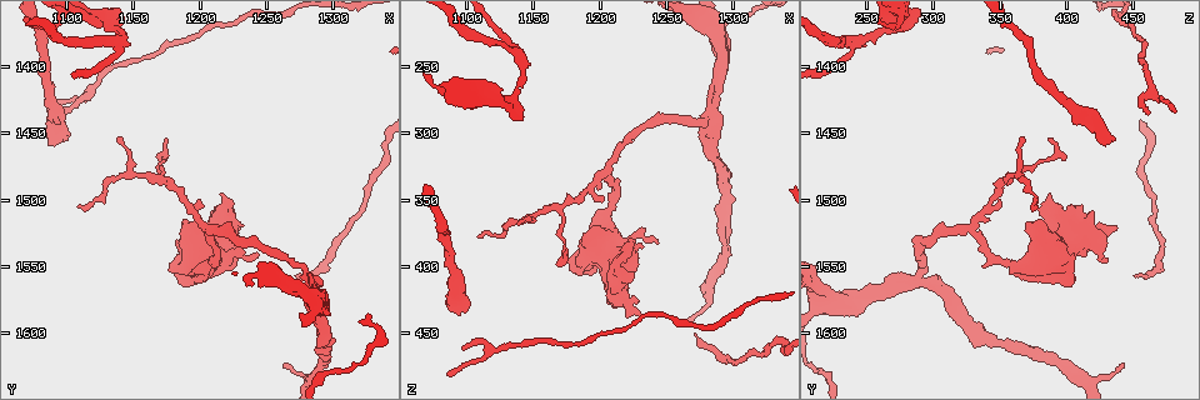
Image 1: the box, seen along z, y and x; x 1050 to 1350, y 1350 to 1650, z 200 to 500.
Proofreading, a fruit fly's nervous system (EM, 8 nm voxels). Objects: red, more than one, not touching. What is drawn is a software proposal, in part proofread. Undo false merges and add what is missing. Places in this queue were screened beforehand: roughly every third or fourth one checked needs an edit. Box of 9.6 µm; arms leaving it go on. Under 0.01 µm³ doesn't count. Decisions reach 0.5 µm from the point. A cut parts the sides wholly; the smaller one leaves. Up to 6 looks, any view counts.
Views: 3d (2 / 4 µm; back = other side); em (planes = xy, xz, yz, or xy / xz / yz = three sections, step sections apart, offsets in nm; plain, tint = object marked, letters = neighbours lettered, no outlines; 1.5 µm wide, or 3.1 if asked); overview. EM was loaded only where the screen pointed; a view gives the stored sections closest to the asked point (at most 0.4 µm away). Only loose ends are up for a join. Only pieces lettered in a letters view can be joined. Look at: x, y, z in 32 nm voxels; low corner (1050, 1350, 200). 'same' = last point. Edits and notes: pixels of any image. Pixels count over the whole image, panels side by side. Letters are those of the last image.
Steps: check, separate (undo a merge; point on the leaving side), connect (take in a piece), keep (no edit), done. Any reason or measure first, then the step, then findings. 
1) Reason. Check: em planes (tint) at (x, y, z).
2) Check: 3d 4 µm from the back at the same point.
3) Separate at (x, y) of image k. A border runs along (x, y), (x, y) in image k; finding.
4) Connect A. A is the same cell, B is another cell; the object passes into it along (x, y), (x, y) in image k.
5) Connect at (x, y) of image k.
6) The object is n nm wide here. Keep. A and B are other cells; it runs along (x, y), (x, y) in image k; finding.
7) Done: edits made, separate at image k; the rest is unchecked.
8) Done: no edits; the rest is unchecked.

A narrow waist. Check: em yz step 4 (letters) at (1282, 1560, 288).

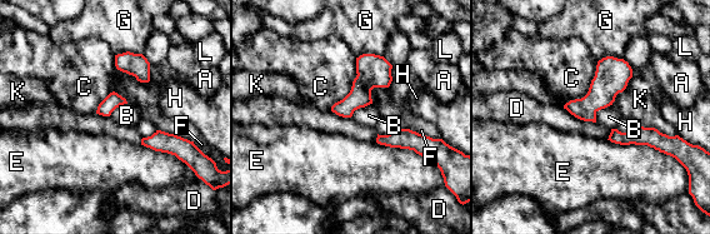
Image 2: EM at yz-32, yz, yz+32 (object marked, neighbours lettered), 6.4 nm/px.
Another direction. Check: em planes (letters) at the same point.

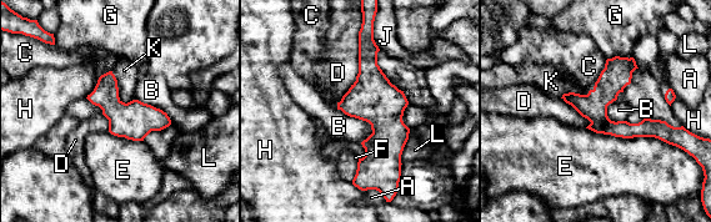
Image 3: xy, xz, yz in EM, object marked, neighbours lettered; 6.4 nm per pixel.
Keep. A, B, C, D, E, F, G, H, J, K and L are other cells; it runs along (366, 35), (380, 162), (360, 185) in image 3; continuous, no second neuron.

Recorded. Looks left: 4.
Branch point. Check: em planes (letters) at (1208, 1522, 330).

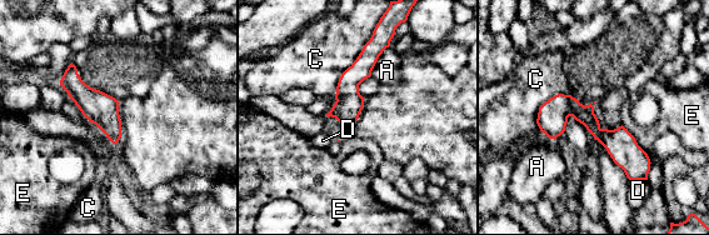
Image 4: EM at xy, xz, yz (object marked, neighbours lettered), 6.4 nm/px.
The object is 120 nm wide here. Keep. A, C, D and E are other cells; a border runs along (627, 128), (645, 153) in image 4; all the same neuron.

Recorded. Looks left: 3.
An open end. Check: em xz step 8 (letters) at (1096, 1452, 436).

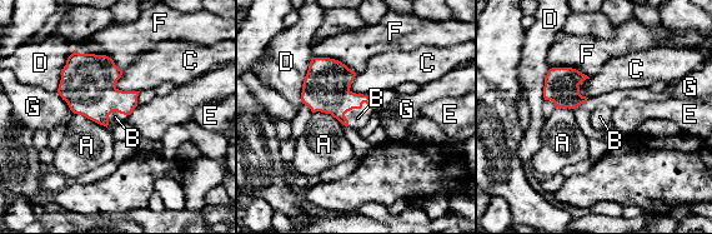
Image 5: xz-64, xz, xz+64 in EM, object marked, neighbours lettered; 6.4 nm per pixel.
Another direction. Check: em planes (letters) at the same point.

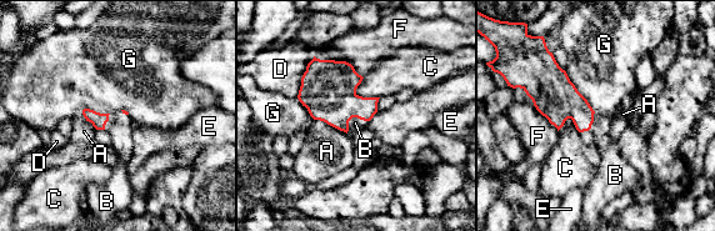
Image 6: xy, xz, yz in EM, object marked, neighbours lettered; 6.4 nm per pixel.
Connect B. B is the same cell, A, C, D, E, F and G are other cells; the object passes into it along (328, 90), (355, 116), (355, 122) in image 6; the neuron continues.

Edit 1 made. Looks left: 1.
Done: edits made, connect at image 6; the rest is unchecked.

